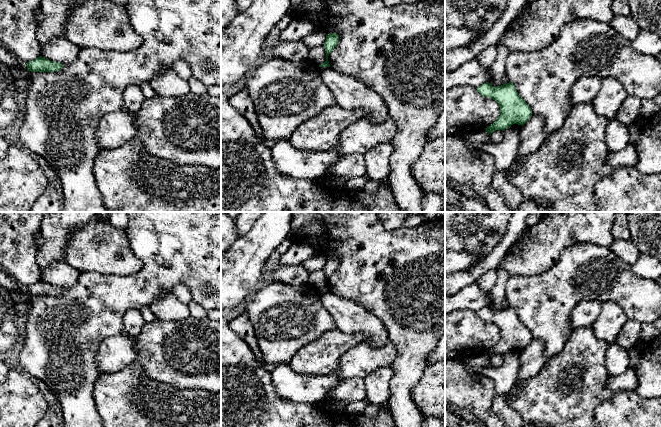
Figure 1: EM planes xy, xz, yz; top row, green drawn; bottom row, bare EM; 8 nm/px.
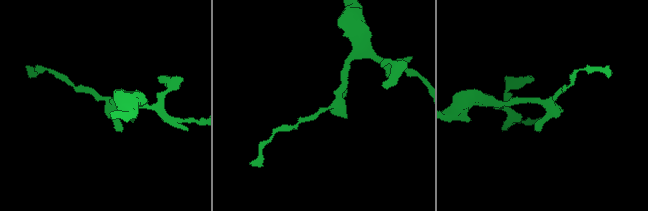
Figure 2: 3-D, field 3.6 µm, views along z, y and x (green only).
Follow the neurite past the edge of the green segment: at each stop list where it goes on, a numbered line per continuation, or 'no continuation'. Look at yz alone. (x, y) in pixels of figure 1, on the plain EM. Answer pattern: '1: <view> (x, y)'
no continuation

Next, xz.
no continuation

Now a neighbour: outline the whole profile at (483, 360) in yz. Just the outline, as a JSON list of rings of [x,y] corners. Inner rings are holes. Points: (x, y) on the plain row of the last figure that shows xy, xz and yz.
[[[486,354],[472,356],[465,362],[472,367],[488,367],[491,365],[491,360]]]

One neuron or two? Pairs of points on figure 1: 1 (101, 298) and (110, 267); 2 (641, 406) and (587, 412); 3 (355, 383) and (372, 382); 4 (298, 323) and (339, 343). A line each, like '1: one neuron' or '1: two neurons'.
1: two neurons
2: two neurons
3: two neurons
4: two neurons

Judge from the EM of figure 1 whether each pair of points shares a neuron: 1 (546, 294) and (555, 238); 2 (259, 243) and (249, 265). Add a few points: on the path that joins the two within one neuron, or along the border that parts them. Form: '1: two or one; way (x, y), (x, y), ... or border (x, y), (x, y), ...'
1: two; border (564, 249), (559, 258), (549, 268), (528, 276)
2: one; way (254, 248), (249, 253), (249, 260)

